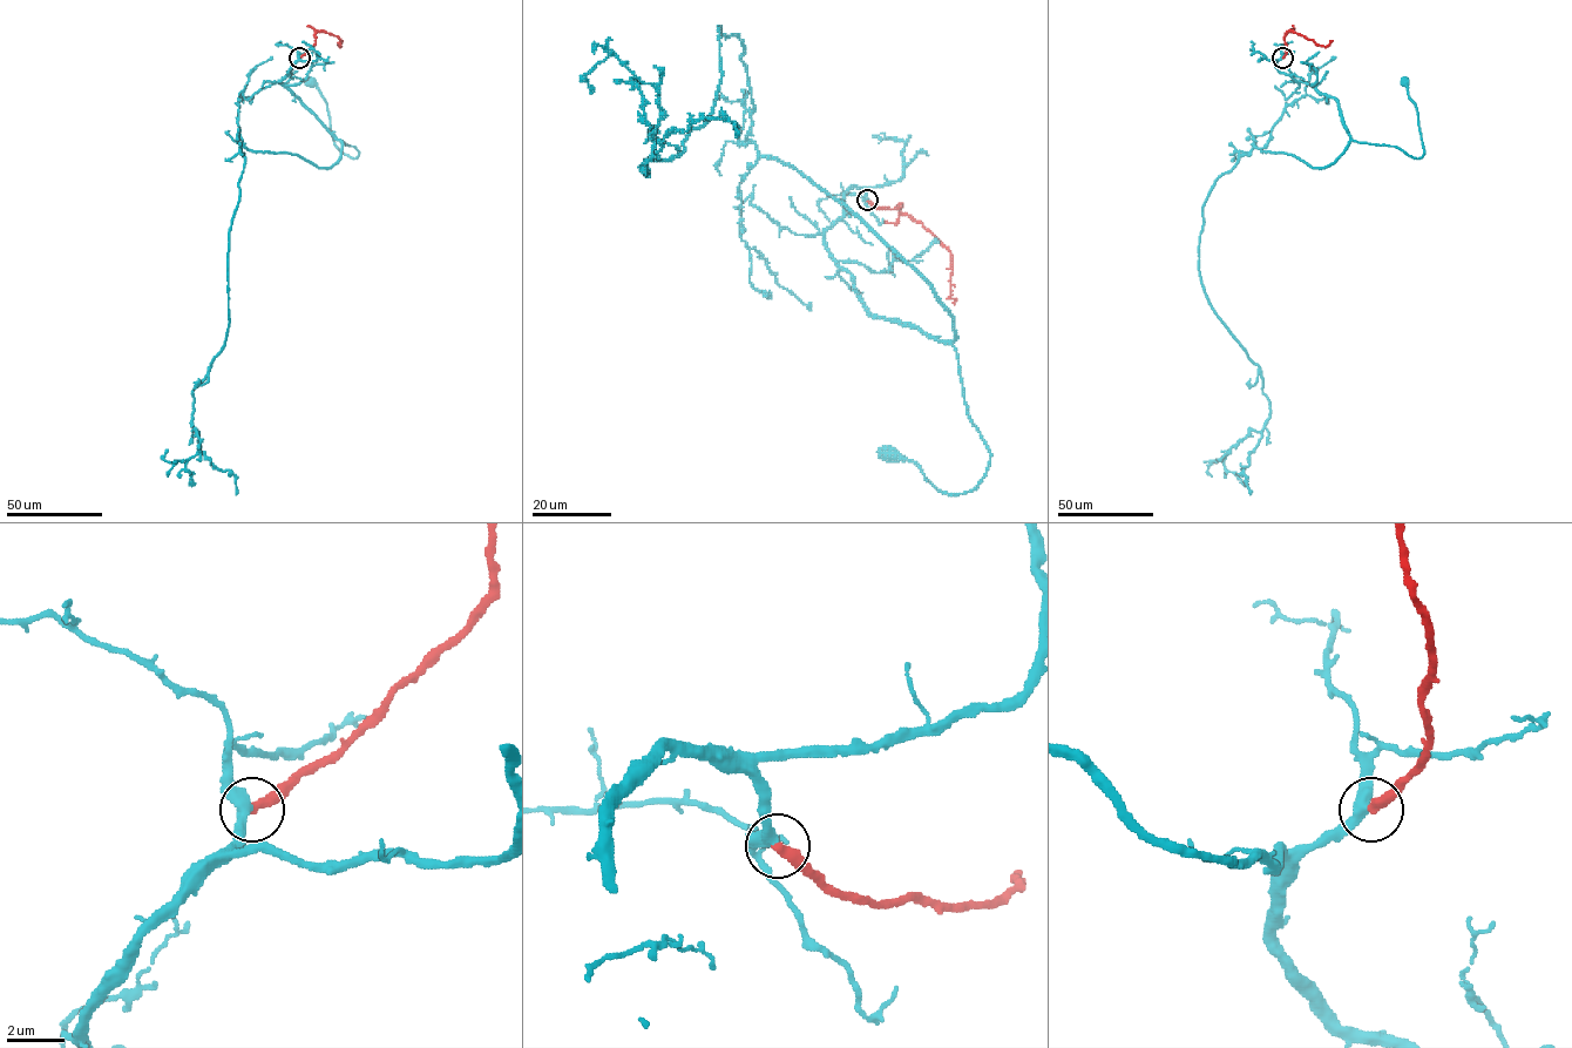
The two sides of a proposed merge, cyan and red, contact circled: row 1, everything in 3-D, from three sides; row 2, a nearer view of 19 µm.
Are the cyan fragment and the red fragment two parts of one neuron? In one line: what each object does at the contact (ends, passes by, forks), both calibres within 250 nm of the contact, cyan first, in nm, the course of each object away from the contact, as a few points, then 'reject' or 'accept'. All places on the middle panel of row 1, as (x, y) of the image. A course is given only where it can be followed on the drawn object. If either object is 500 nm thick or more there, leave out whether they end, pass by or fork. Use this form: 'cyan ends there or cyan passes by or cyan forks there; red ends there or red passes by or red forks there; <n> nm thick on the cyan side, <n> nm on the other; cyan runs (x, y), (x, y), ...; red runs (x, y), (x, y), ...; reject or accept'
cyan passes by; red ends there; 400 nm thick on the cyan side, 380 nm on the other; cyan runs (866, 201), (851, 187), (825, 242), (869, 312), (955, 349), (989, 464), (976, 486), (949, 494), (888, 453); red runs (867, 201), (879, 208), (898, 208), (899, 204), (903, 214), (944, 245), (950, 254), (949, 297), (955, 304); accept

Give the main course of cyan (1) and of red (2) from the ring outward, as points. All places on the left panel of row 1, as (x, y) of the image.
1: (299, 58), (278, 81), (336, 139), (358, 151), (356, 159), (336, 146), (326, 102), (318, 87), (310, 83)
2: (299, 58), (313, 45), (317, 31), (337, 36), (339, 46), (341, 40)

